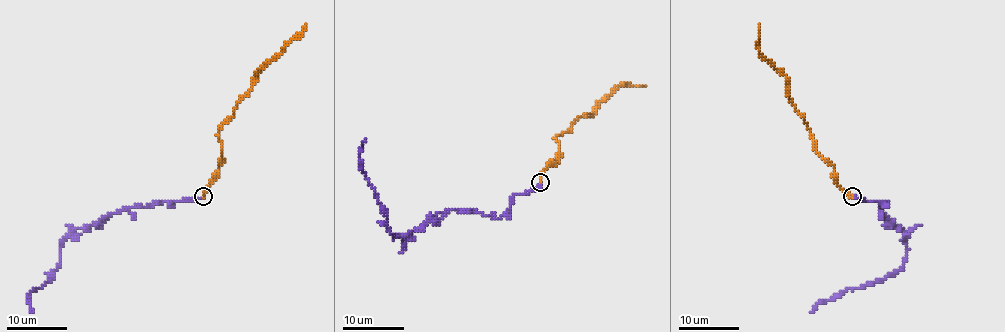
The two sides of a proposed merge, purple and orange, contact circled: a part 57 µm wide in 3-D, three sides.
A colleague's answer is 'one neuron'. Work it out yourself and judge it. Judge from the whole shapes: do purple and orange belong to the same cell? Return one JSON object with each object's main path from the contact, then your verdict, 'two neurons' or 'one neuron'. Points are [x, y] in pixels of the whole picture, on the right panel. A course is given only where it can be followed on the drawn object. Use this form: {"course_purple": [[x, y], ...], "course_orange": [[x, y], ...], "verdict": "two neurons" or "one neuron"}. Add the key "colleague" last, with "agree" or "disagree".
{"course_purple": [[853, 196], [887, 202], [878, 208], [884, 220], [902, 229], [905, 260], [896, 271], [821, 301], [811, 311]], "course_orange": [[851, 196], [836, 182], [832, 166], [815, 151], [809, 128], [788, 97], [787, 79], [760, 53], [758, 23]], "verdict": "two neurons", "colleague": "disagree"}

